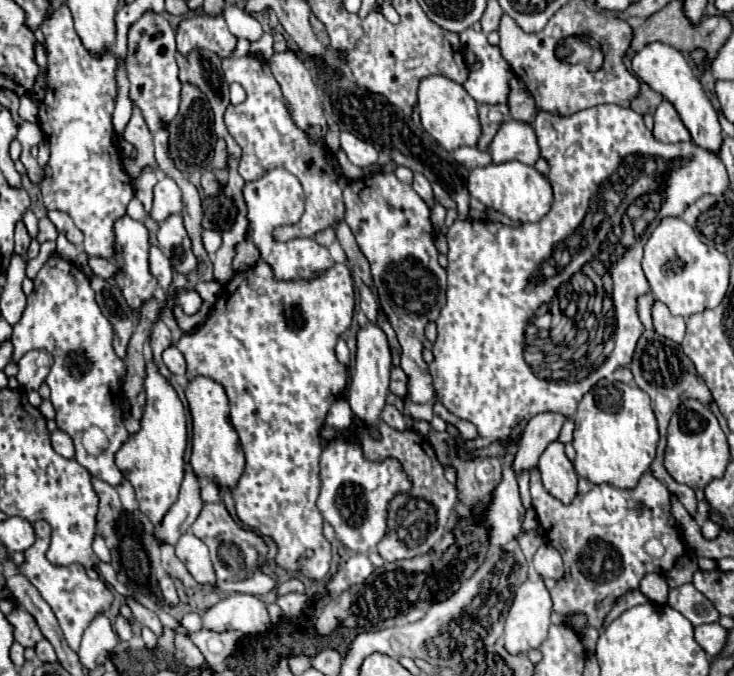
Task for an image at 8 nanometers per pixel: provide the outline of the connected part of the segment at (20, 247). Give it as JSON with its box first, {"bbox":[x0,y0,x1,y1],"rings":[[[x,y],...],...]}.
{"bbox":[14,220,30,256],"rings":[[[20,220],[20,222],[16,224],[16,250],[14,250],[14,252],[20,254],[20,256],[24,256],[28,246],[30,246],[30,236],[28,236],[28,232],[26,232],[24,222]]]}

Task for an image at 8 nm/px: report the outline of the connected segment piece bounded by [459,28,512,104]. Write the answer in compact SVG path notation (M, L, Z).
M472 28L460 33L459 38L465 49L472 50L482 60L482 68L470 72L470 78L464 82L466 92L480 104L506 102L510 94L508 82L512 78L512 70L502 58L498 46L490 46L486 34Z

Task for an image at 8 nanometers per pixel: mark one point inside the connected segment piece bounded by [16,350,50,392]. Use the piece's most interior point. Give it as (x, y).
(30, 376)

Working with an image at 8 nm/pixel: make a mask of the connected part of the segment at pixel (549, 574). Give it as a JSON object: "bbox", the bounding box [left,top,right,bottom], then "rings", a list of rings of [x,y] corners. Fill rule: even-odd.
{"bbox":[534,544,564,580],"rings":[[[542,544],[538,552],[534,554],[534,568],[542,578],[554,578],[560,580],[564,576],[564,566],[562,566],[562,556],[558,550],[554,550],[548,544]]]}

